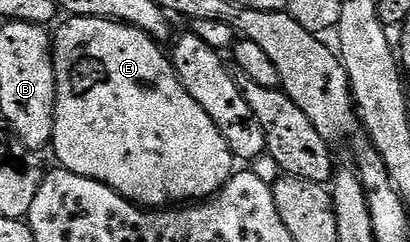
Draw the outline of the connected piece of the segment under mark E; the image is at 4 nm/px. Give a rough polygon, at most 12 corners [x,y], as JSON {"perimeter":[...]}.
{"perimeter":[[70,17],[52,39],[59,168],[143,209],[236,160],[157,42]]}

